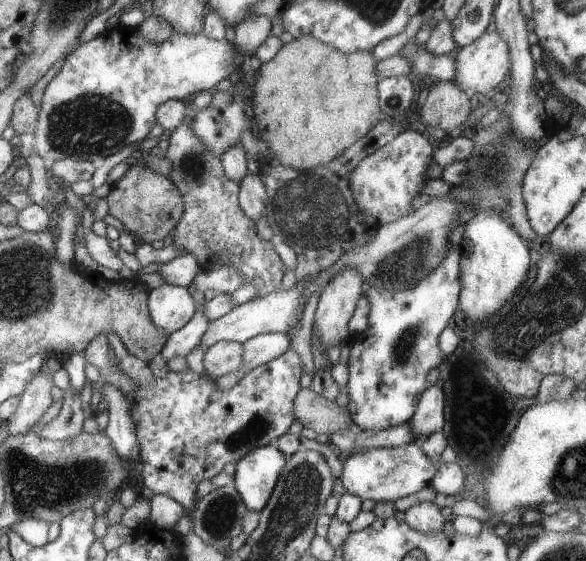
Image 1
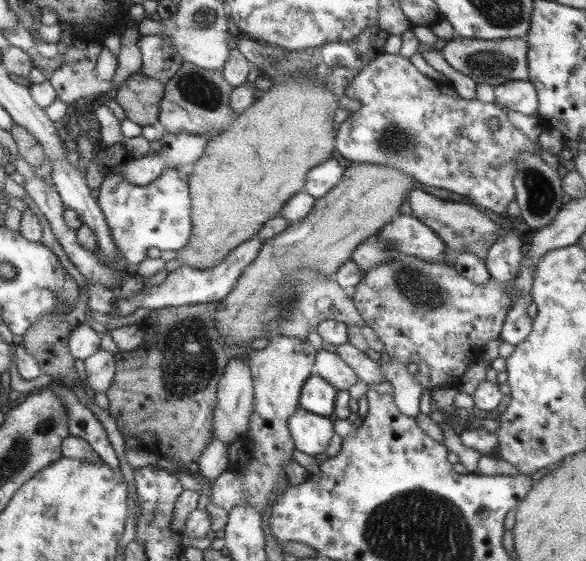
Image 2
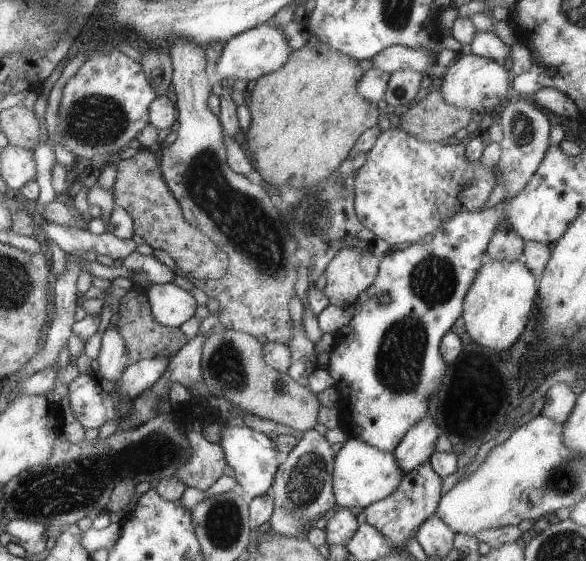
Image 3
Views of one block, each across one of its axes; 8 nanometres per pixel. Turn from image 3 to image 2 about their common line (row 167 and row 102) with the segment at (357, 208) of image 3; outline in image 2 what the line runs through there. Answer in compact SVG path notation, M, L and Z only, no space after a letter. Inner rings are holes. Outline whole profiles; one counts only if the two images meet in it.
M383 53L376 56L367 66L360 68L354 80L346 87L352 100L360 103L360 108L334 132L334 149L351 163L375 164L395 168L411 175L419 187L433 186L435 191L448 190L452 198L466 201L472 206L483 206L491 212L505 212L508 202L515 200L512 160L519 154L538 156L531 140L521 130L511 125L505 110L498 104L474 100L462 100L447 81L434 81L419 73L408 58L399 53ZM496 118L499 128L489 131L486 121Z

